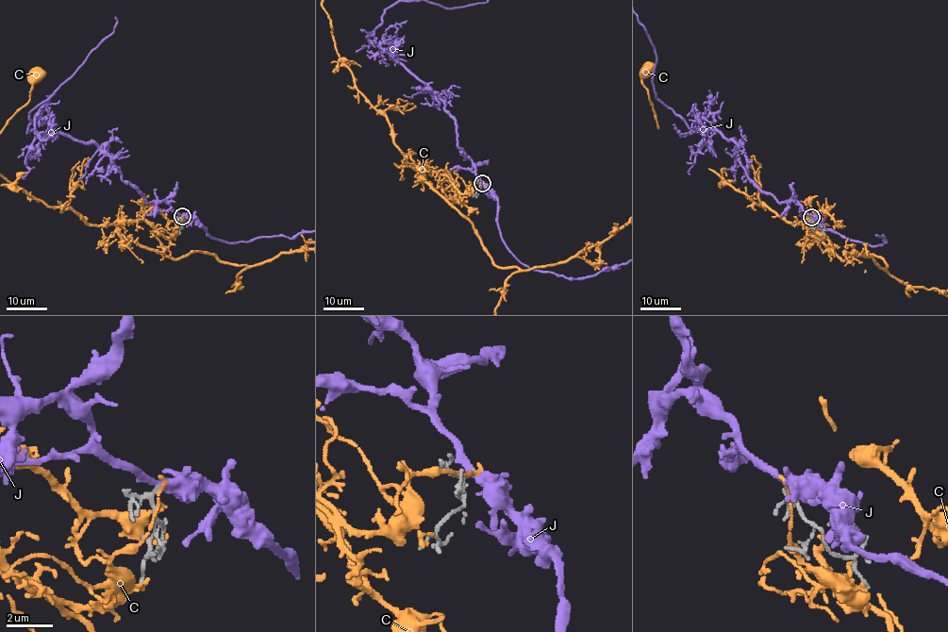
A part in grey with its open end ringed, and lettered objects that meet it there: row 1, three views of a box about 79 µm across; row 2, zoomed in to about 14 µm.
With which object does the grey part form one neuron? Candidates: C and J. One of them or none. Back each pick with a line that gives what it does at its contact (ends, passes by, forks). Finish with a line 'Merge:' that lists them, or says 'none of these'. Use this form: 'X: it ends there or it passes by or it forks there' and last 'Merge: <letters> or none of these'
Merge: none of these

